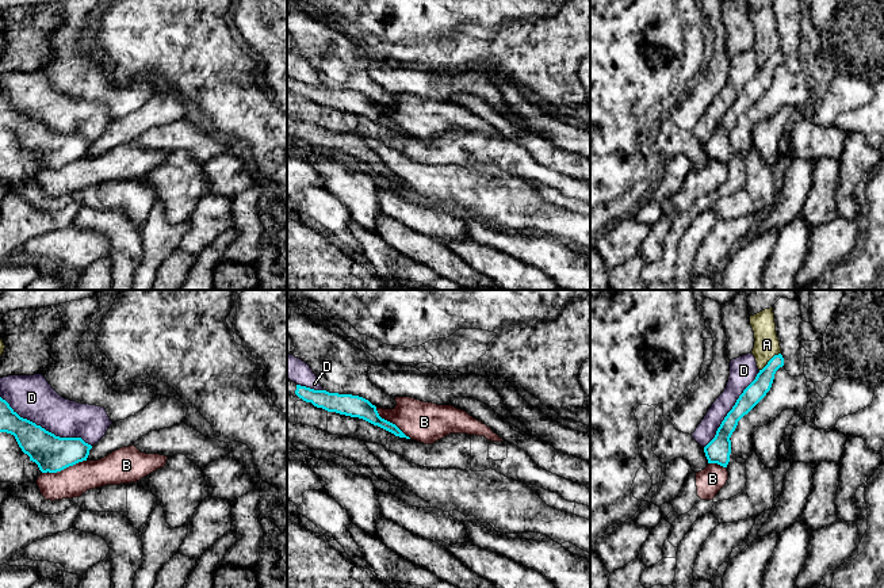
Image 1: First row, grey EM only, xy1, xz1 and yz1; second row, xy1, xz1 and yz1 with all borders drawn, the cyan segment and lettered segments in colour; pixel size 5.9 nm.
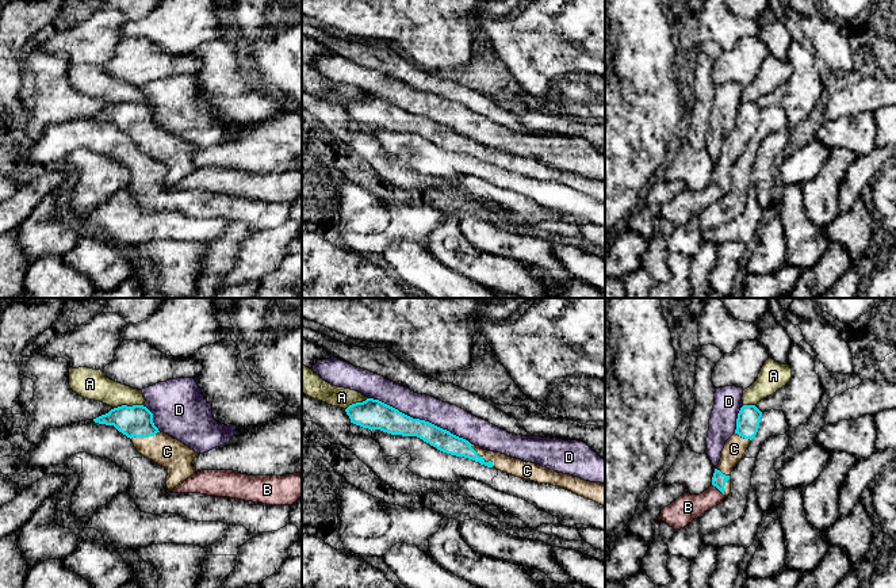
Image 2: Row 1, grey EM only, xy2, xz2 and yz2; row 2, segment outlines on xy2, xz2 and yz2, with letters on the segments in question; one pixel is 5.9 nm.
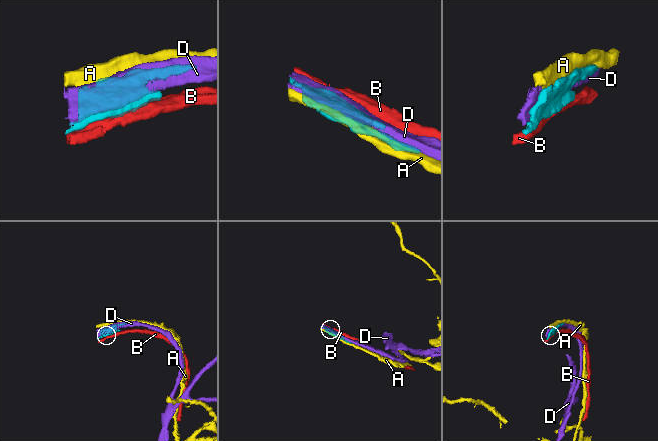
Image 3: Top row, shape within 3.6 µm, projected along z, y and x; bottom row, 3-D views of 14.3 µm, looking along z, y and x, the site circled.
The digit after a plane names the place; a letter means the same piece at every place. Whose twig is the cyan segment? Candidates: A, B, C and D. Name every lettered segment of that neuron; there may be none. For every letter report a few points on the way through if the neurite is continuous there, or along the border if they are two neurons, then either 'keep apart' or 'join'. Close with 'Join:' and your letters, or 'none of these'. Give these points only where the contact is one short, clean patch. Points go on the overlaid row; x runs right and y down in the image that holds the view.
A: keep apart
B: keep apart
C: join
D: keep apart
Join: C

